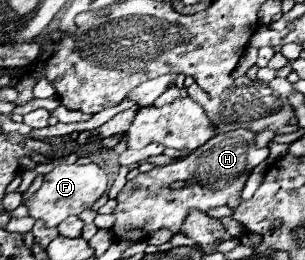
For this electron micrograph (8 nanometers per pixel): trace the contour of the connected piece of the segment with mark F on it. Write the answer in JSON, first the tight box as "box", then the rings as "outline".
{"box":[29,164,107,226],"outline":[[[57,164],[49,174],[43,178],[43,186],[29,198],[29,214],[35,220],[43,220],[45,226],[59,226],[67,216],[79,216],[83,210],[91,208],[95,200],[99,200],[107,190],[107,174],[97,164]]]}

